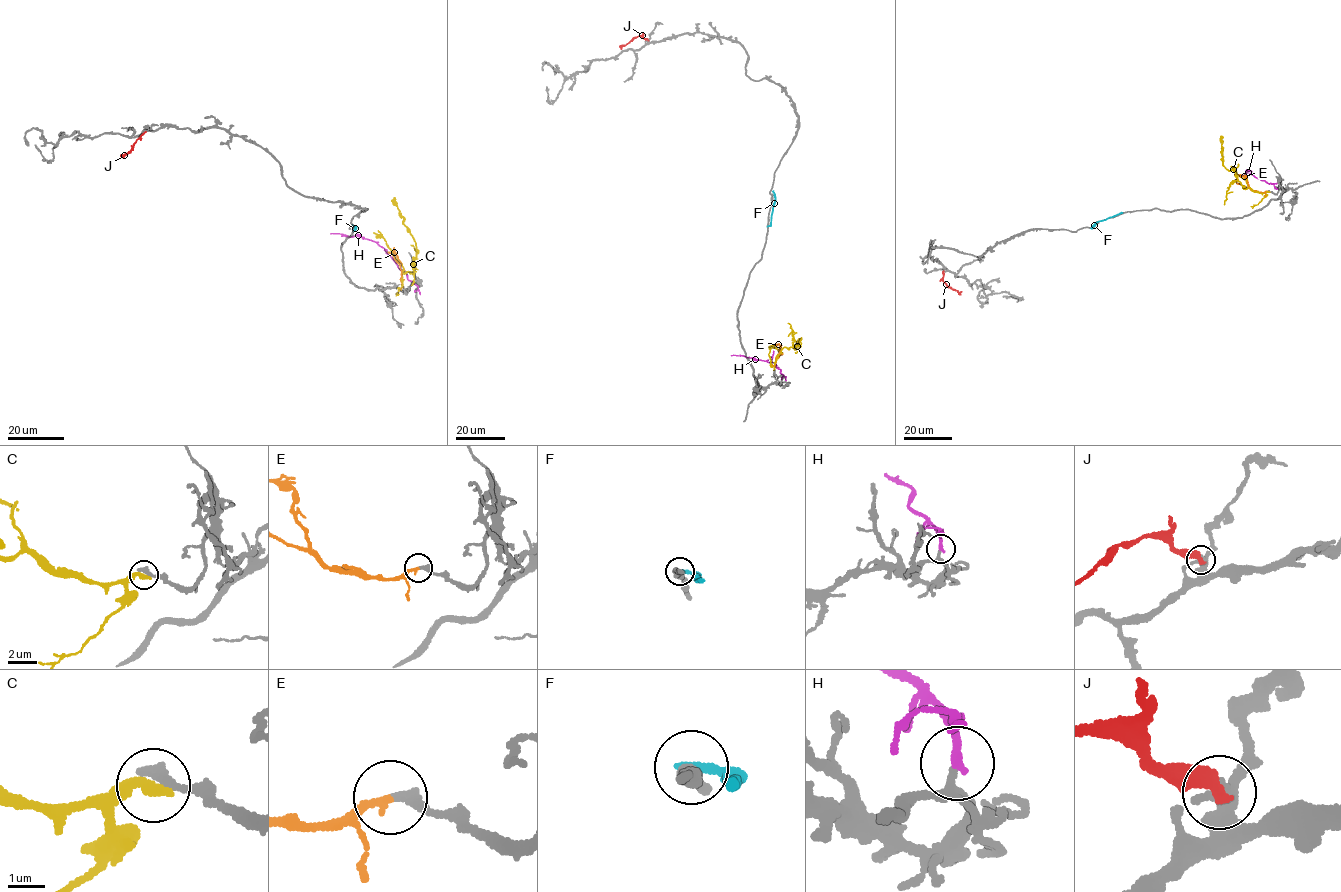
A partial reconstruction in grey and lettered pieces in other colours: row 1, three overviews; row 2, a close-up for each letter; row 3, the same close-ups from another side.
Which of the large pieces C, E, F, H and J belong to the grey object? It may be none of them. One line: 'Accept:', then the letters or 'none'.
Accept: E

